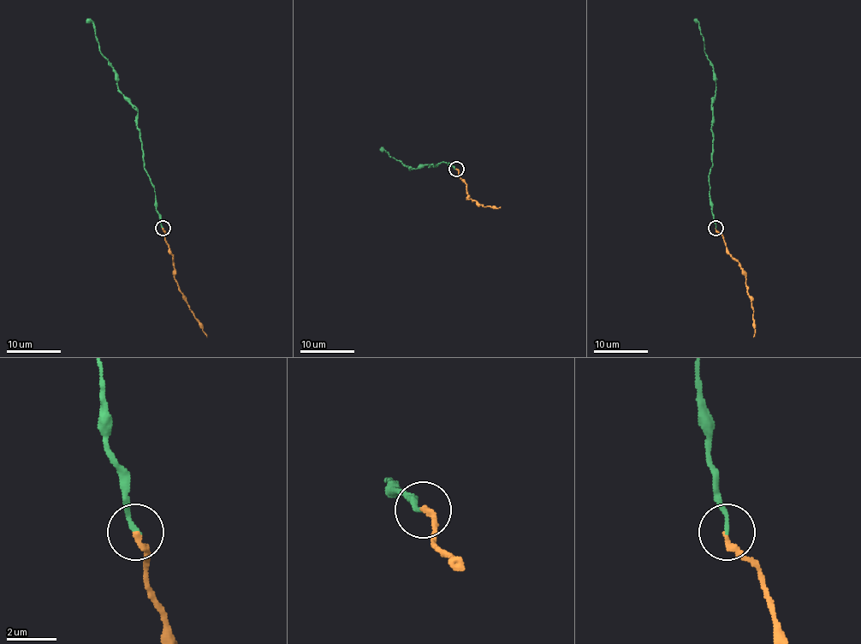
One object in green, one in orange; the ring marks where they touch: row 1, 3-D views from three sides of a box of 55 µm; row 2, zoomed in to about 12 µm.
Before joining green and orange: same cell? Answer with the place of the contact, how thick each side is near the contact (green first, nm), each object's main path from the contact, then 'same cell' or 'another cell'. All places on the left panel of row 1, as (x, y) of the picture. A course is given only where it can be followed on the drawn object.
place (163, 228); calibres 180 and 200 nm; course green (162, 228), (154, 184), (143, 165), (138, 110), (117, 85), (117, 74), (99, 50), (94, 25), (86, 20); course orange (162, 228), (180, 292), (207, 337); same cell

